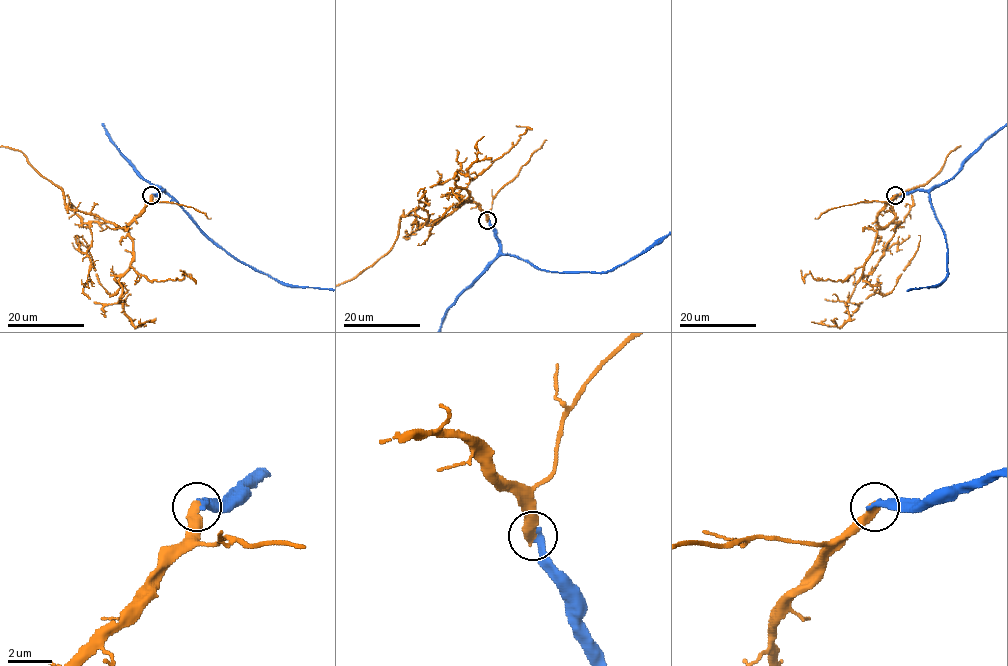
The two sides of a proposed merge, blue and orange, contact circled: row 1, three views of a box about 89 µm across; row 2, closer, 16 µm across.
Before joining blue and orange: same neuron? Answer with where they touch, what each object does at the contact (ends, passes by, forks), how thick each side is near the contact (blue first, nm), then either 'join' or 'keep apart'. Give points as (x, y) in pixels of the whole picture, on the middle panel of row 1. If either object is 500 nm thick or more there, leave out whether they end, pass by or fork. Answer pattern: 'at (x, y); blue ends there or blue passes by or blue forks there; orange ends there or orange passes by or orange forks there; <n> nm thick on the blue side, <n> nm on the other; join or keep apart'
at (487, 220); 280 nm thick on the blue side, 500 nm on the other; join

